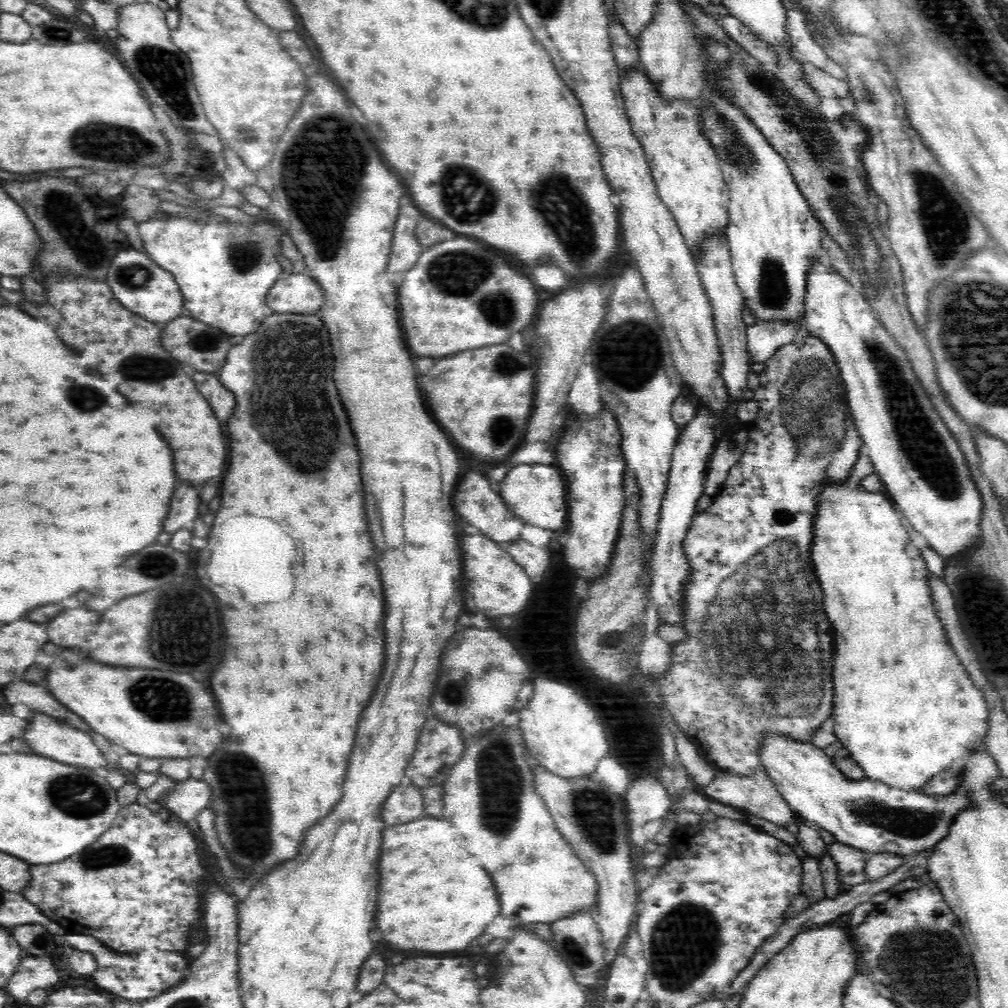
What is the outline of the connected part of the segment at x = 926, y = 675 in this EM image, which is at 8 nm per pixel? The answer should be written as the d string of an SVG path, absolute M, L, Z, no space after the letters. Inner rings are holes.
M824 479L824 488L821 488L820 496L817 496L816 510L812 518L812 542L811 554L812 564L817 582L820 583L823 592L823 609L831 623L834 632L834 664L833 664L833 712L834 732L842 747L848 749L850 756L864 770L865 778L878 781L880 784L892 785L906 791L920 790L935 774L942 772L960 763L968 752L976 751L983 747L982 740L988 732L988 712L982 691L974 685L974 681L966 672L964 665L960 662L958 655L948 643L944 625L936 615L932 597L930 597L930 585L928 585L928 568L922 558L920 548L926 542L923 536L917 533L912 526L902 526L902 514L898 514L898 508L892 506L889 498L884 492L867 492L862 490L858 484L850 482L834 481Z

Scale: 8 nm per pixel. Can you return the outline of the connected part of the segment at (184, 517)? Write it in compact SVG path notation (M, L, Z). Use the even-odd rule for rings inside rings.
M174 488L170 512L164 520L164 532L176 532L177 530L189 527L193 520L198 518L198 488Z

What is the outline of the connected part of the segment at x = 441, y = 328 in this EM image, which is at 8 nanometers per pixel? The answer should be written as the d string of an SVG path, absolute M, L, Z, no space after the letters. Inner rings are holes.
M456 235L454 240L438 242L430 248L423 249L416 264L405 272L402 286L398 286L400 320L406 334L408 346L412 344L414 356L444 358L458 352L472 351L474 348L505 344L508 337L534 318L538 310L537 288L532 280L522 272L512 268L502 256L489 251L473 240Z

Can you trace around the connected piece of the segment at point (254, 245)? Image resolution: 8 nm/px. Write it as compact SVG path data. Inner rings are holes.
M168 215L167 218L150 218L138 225L144 253L164 271L168 271L179 286L186 314L200 323L219 328L228 335L252 334L266 316L272 314L266 306L266 297L272 285L284 276L276 259L281 254L279 236L272 223L264 222L237 225L223 218L197 218L189 215Z

